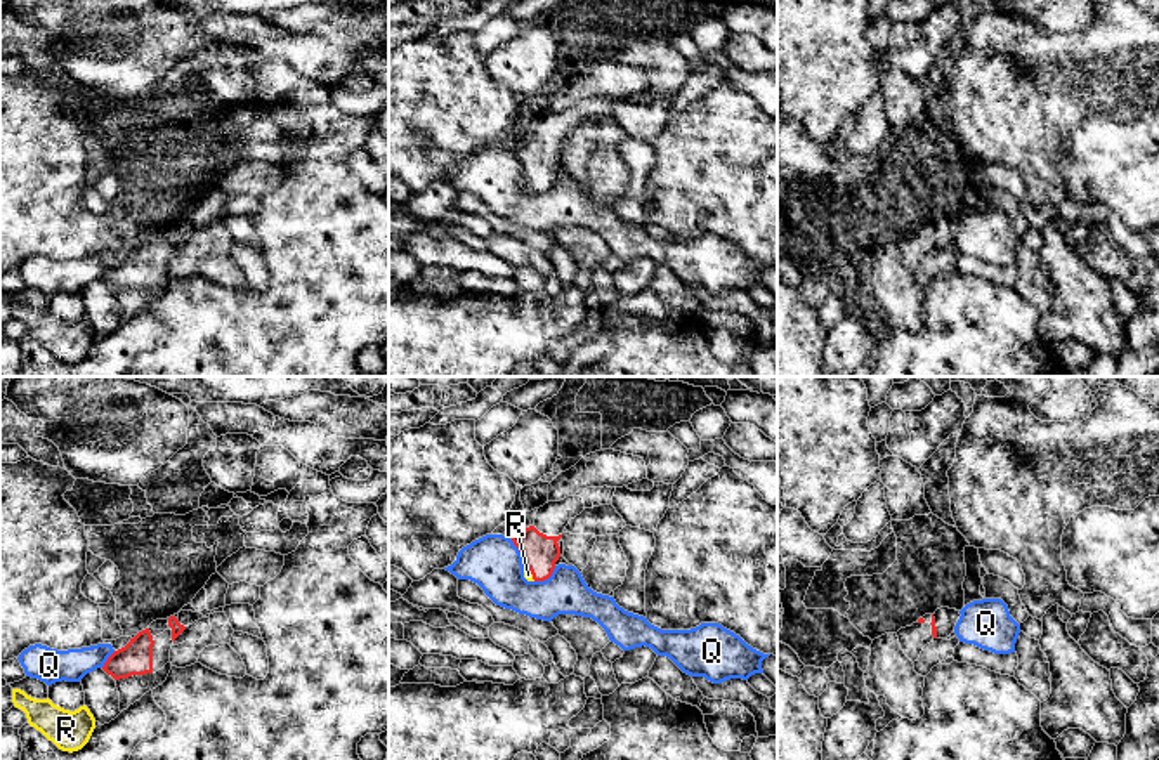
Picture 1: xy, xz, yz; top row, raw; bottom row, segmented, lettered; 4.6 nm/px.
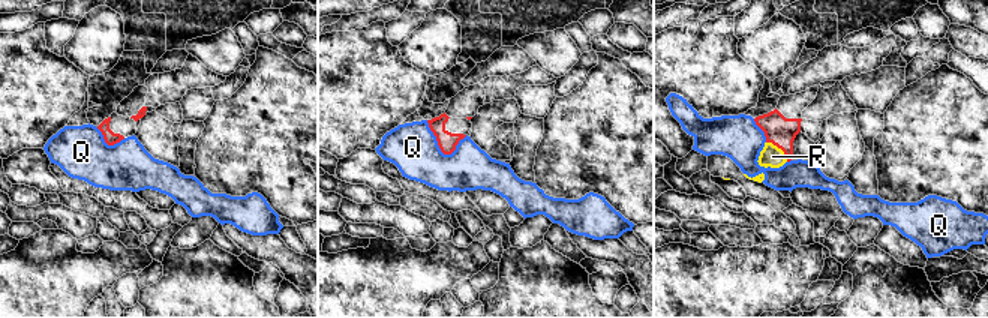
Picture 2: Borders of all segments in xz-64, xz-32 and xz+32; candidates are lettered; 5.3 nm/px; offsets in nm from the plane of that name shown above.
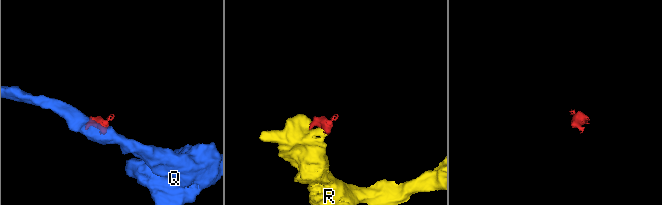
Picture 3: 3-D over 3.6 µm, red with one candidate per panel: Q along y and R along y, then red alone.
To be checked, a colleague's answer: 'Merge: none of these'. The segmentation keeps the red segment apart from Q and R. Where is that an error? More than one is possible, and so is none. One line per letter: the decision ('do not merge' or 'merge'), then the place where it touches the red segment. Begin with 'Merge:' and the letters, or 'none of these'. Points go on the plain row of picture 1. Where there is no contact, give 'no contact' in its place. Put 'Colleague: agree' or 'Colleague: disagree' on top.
Colleague: disagree
Merge: R
Q: do not merge | xz (521, 165)
R: merge | xz (531, 184)

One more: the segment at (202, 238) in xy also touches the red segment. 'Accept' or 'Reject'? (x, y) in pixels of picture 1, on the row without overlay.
Reject

